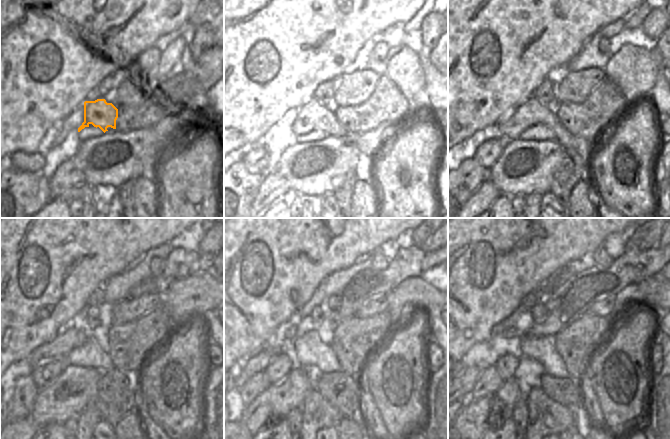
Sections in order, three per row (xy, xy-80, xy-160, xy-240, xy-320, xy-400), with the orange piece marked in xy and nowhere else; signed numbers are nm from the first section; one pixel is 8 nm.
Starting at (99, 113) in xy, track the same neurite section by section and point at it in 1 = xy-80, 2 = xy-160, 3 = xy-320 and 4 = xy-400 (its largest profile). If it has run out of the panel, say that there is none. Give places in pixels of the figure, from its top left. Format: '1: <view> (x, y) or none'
1: xy-80 (313, 110)
2: xy-160 (527, 115)
3: xy-320 (257, 364)
4: xy-400 (469, 376)

